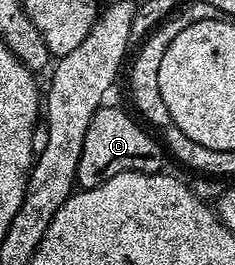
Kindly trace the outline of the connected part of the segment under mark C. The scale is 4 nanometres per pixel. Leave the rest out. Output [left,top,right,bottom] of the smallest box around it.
[77,106,162,188]

